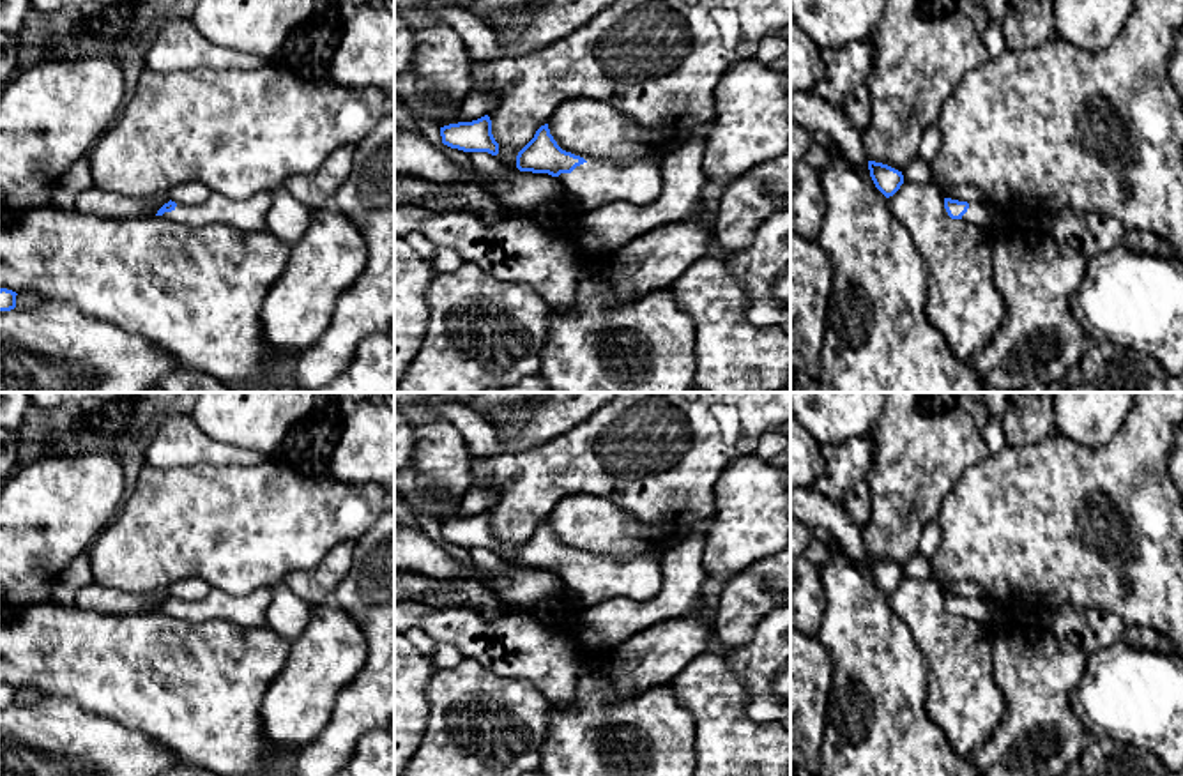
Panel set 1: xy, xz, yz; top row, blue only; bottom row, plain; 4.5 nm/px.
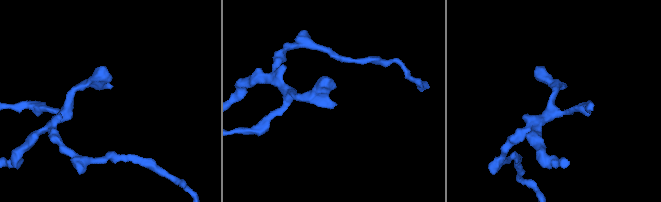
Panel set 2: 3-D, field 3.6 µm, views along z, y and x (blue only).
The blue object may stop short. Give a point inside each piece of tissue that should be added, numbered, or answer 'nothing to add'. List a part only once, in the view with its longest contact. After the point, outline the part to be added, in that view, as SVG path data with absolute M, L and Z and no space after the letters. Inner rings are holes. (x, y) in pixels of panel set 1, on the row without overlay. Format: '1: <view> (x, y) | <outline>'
1: xz (641, 577) | M649 552L624 559L584 559L571 569L561 569L566 594L580 610L612 597L653 601L661 597L665 564L663 552Z

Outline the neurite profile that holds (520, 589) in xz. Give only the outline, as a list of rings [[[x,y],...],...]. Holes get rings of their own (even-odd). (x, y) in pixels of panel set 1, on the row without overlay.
[[[469,548],[472,566],[481,571],[479,582],[515,613],[530,613],[545,597],[566,594],[564,580],[548,569],[520,569],[504,562],[488,548]]]

